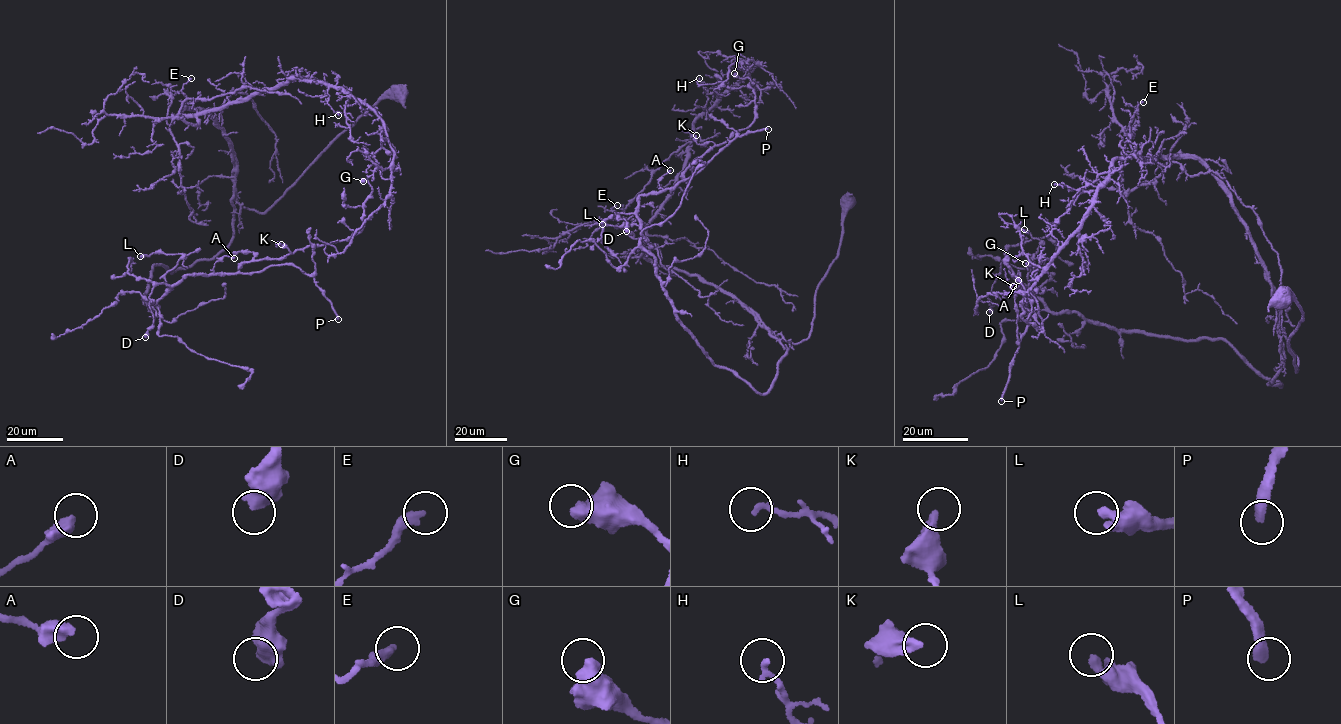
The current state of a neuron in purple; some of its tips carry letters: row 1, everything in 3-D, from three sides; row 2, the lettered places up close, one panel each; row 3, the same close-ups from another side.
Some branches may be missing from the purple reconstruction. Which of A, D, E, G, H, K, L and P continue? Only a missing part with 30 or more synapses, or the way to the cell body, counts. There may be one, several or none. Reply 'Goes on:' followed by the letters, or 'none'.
Goes on: P

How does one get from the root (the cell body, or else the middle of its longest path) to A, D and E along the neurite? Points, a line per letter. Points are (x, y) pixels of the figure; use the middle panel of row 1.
A: (849, 201), (808, 337), (776, 336), (788, 350), (761, 394), (714, 364), (639, 242), (639, 196), (670, 170)
D: (849, 201), (808, 337), (776, 336), (788, 350), (761, 394), (714, 364), (637, 216), (615, 215), (626, 231)
E: (849, 201), (808, 337), (795, 344), (722, 289), (658, 266), (644, 254), (644, 224), (616, 217), (617, 205)

